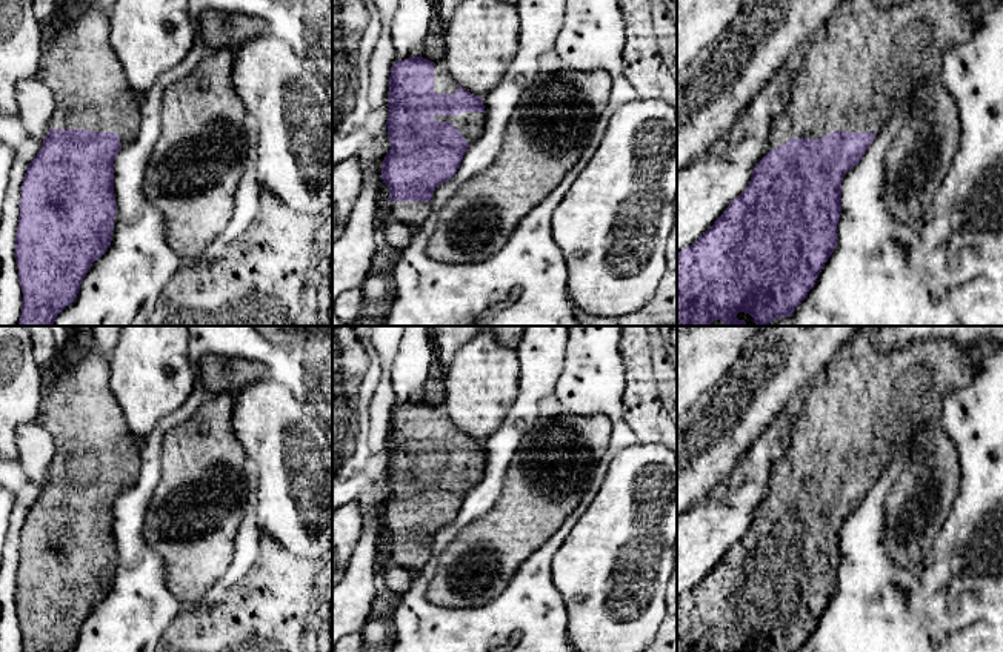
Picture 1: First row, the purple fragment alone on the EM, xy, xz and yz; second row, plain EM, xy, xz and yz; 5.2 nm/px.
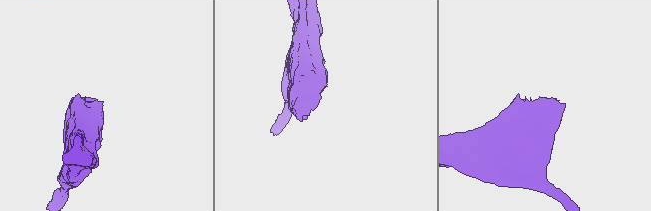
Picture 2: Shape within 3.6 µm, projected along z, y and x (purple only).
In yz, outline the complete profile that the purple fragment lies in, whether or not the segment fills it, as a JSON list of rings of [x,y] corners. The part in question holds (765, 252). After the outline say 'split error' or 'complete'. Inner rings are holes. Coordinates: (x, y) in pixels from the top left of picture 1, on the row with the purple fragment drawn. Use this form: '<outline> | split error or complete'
[[[843,0],[835,8],[800,51],[788,109],[775,121],[749,186],[695,243],[677,252],[677,326],[711,326],[714,320],[726,326],[746,326],[745,320],[737,318],[738,312],[749,314],[757,326],[792,317],[835,249],[845,174],[860,163],[891,106],[901,101],[906,111],[915,103],[937,77],[946,51],[969,40],[988,6],[961,0],[909,0],[878,9],[874,0]]] | split error

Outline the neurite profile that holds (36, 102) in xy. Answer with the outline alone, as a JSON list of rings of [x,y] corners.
[[[37,75],[23,78],[15,85],[15,101],[28,135],[45,140],[55,109],[55,97],[48,85]]]

